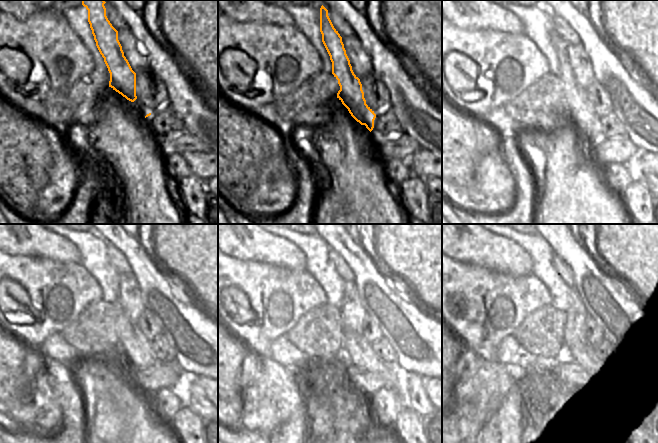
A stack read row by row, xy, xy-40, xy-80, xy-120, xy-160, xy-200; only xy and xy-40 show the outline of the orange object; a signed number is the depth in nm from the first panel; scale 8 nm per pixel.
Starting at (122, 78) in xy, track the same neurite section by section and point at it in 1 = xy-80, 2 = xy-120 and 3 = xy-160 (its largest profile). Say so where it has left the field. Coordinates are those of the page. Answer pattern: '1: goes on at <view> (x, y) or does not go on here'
1: goes on at xy-80 (578, 108)
2: goes on at xy-120 (135, 347)
3: goes on at xy-160 (359, 352)

